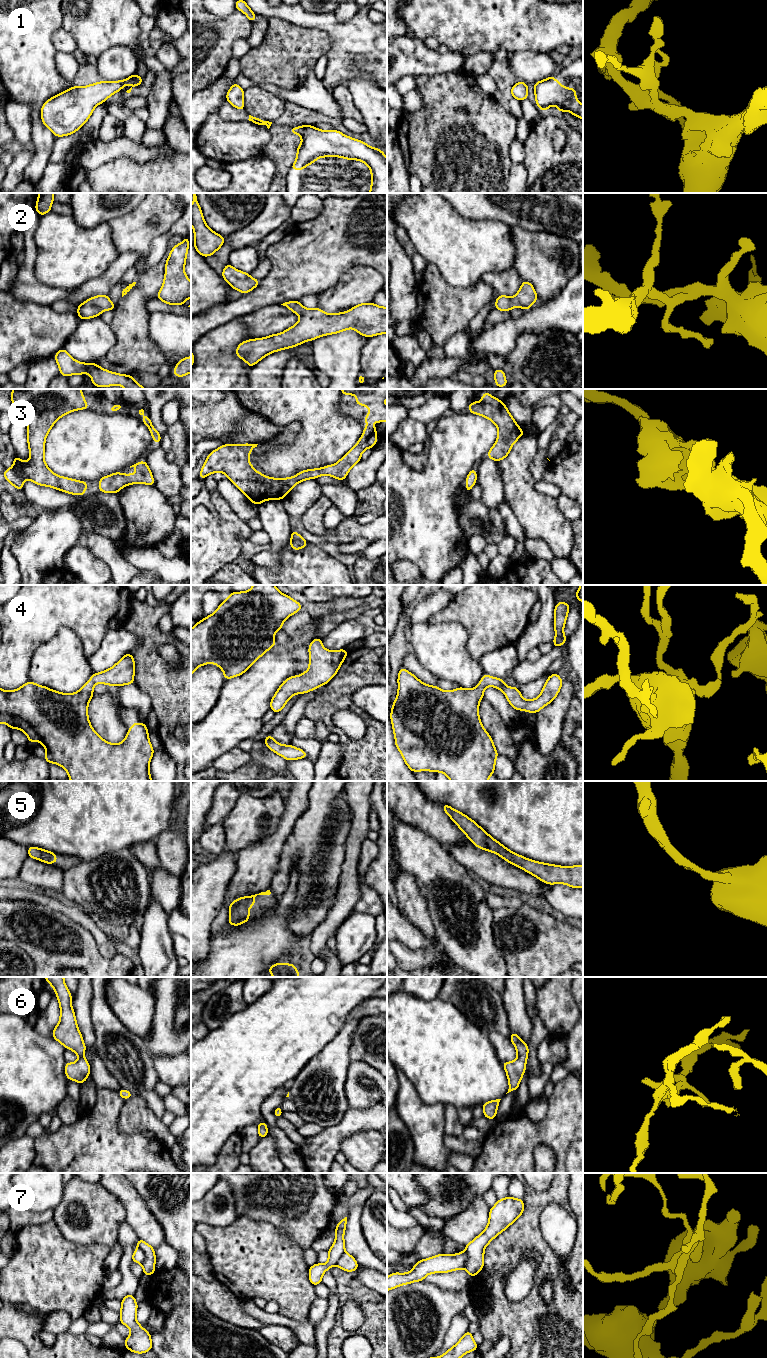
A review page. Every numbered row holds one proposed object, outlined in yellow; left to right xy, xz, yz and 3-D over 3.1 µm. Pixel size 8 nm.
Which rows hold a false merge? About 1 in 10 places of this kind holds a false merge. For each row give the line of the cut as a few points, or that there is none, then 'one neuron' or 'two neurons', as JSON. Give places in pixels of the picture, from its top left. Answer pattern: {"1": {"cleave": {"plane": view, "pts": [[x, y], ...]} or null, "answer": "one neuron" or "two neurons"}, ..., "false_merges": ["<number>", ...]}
{"1": {"cleave": null, "answer": "one neuron"}, "2": {"cleave": null, "answer": "one neuron"}, "3": {"cleave": null, "answer": "one neuron"}, "4": {"cleave": null, "answer": "one neuron"}, "5": {"cleave": null, "answer": "one neuron"}, "6": {"cleave": null, "answer": "one neuron"}, "7": {"cleave": {"plane": "xy", "pts": [[137, 1249], [144, 1255], [142, 1263]]}, "answer": "two neurons"}, "false_merges": ["7"]}

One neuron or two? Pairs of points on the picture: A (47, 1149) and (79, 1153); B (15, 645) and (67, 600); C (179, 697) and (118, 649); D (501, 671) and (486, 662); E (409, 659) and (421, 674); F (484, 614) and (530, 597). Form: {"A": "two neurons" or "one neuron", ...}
{"A": "one neuron", "B": "one neuron", "C": "two neurons", "D": "one neuron", "E": "one neuron", "F": "one neuron"}

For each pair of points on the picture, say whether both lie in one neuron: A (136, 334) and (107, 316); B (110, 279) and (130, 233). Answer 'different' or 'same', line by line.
A: different
B: different

